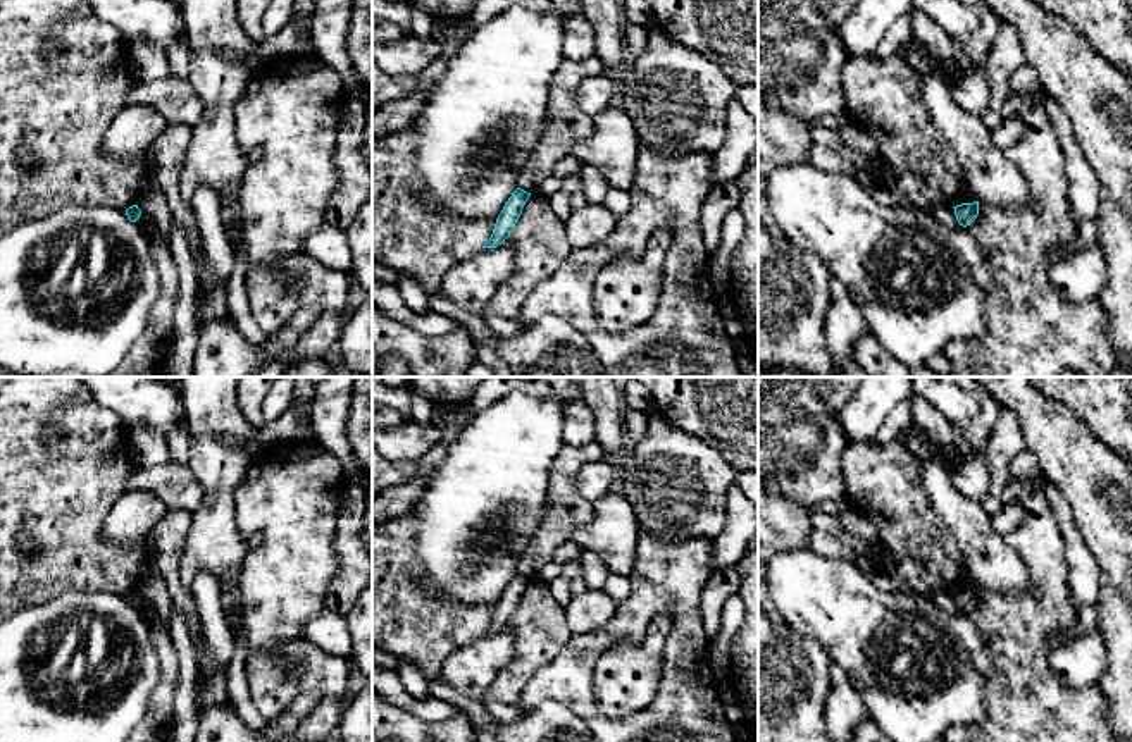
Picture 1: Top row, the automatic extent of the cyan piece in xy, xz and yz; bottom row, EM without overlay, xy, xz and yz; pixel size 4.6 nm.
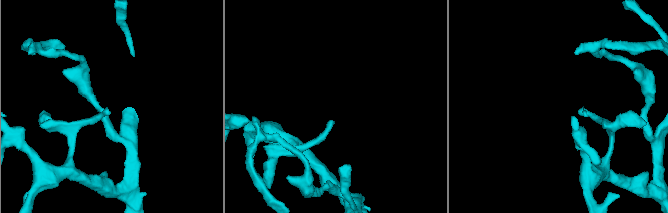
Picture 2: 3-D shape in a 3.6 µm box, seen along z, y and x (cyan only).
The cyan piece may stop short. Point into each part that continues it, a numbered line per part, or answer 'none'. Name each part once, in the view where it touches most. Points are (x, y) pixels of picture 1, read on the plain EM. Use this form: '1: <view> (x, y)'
none

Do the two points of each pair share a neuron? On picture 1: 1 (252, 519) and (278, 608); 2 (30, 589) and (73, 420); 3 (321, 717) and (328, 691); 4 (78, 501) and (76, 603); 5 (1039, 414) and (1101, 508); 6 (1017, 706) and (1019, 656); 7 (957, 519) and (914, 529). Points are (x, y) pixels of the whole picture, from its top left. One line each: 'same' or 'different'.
1: same
2: same
3: same
4: different
5: same
6: same
7: different

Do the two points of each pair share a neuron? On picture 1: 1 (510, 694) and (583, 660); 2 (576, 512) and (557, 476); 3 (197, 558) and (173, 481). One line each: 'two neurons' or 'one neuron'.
1: two neurons
2: one neuron
3: two neurons

